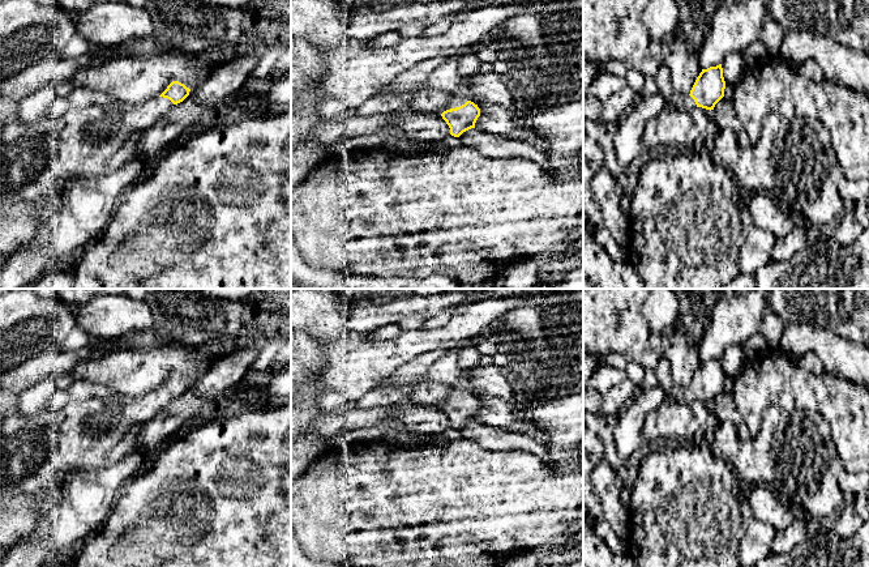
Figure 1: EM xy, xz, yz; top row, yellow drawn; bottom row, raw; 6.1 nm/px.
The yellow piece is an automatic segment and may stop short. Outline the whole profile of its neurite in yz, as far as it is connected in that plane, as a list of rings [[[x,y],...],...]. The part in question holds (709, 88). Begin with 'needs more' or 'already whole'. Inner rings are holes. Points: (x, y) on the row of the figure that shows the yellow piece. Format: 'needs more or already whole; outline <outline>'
needs more; outline [[[722,64],[702,69],[690,94],[682,98],[681,105],[688,112],[693,112],[697,107],[711,111],[724,97],[724,89],[725,81]]]

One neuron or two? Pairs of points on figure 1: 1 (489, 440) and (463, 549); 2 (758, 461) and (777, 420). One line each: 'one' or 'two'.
1: two
2: one

